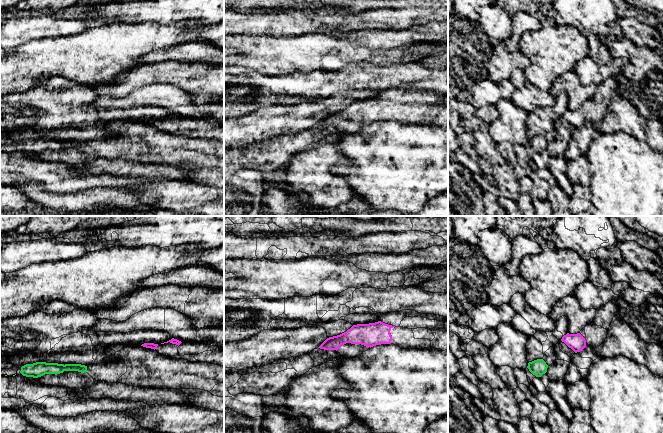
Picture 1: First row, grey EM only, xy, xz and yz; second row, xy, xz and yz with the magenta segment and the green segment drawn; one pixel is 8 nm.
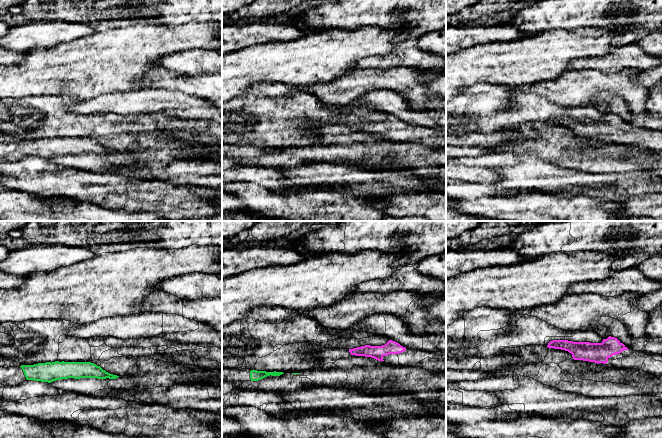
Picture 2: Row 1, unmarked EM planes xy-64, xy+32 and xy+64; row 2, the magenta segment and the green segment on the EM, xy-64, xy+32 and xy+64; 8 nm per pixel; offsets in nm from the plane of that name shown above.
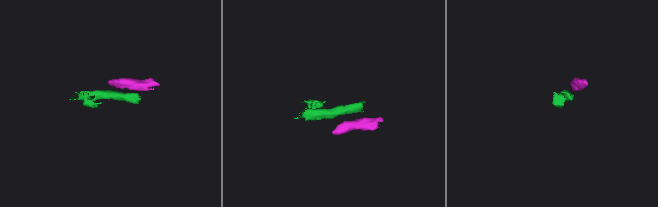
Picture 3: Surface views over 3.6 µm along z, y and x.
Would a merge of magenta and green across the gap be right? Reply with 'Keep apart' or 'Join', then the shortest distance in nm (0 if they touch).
Keep apart. Distance 220 nm

